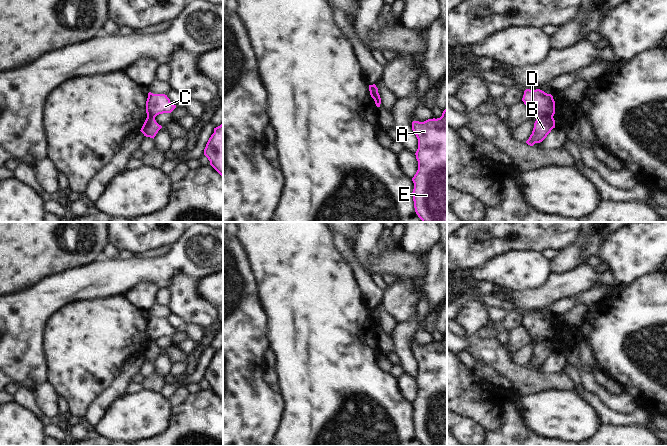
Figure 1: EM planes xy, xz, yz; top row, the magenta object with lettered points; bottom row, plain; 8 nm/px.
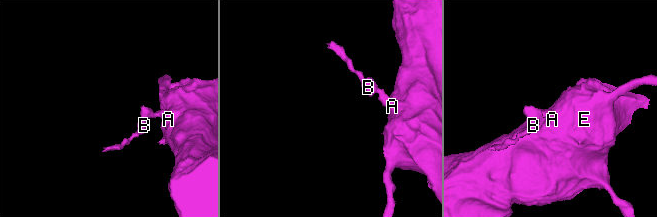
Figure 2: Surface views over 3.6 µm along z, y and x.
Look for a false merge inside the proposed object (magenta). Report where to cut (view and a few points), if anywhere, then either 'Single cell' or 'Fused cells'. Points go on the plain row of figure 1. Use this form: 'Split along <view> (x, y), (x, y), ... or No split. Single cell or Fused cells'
Split along xz (372, 309), (372, 315), (376, 319), (375, 324). Fused cells

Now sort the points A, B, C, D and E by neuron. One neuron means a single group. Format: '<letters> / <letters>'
A C D E / B

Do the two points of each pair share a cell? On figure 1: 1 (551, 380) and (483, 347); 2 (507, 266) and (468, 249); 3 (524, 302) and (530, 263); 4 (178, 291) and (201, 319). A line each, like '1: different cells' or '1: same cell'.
1: same cell
2: different cells
3: different cells
4: same cell

